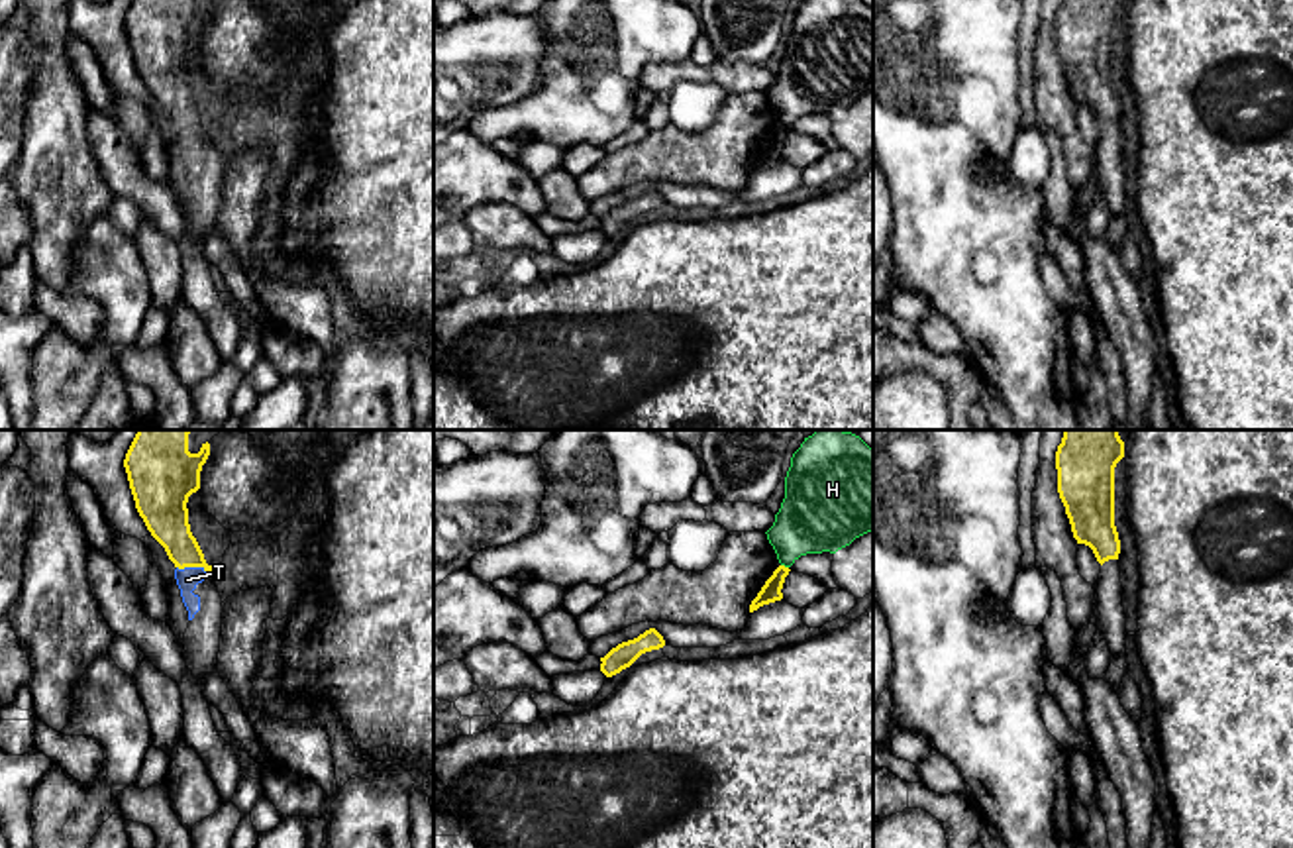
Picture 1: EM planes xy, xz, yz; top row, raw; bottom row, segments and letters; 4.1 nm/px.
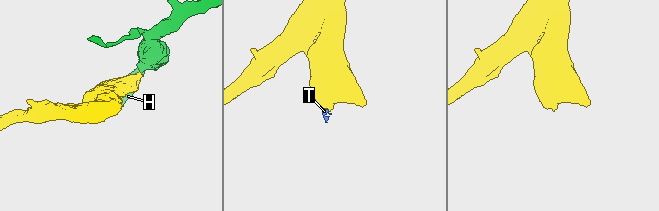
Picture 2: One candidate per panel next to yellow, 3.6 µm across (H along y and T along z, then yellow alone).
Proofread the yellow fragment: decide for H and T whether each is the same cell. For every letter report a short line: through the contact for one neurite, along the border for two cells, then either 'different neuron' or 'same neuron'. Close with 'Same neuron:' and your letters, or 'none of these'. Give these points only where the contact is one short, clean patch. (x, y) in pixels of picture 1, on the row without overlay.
H: line xz (781, 124), (787, 128); different neuron
T: same neuron
Same neuron: T

